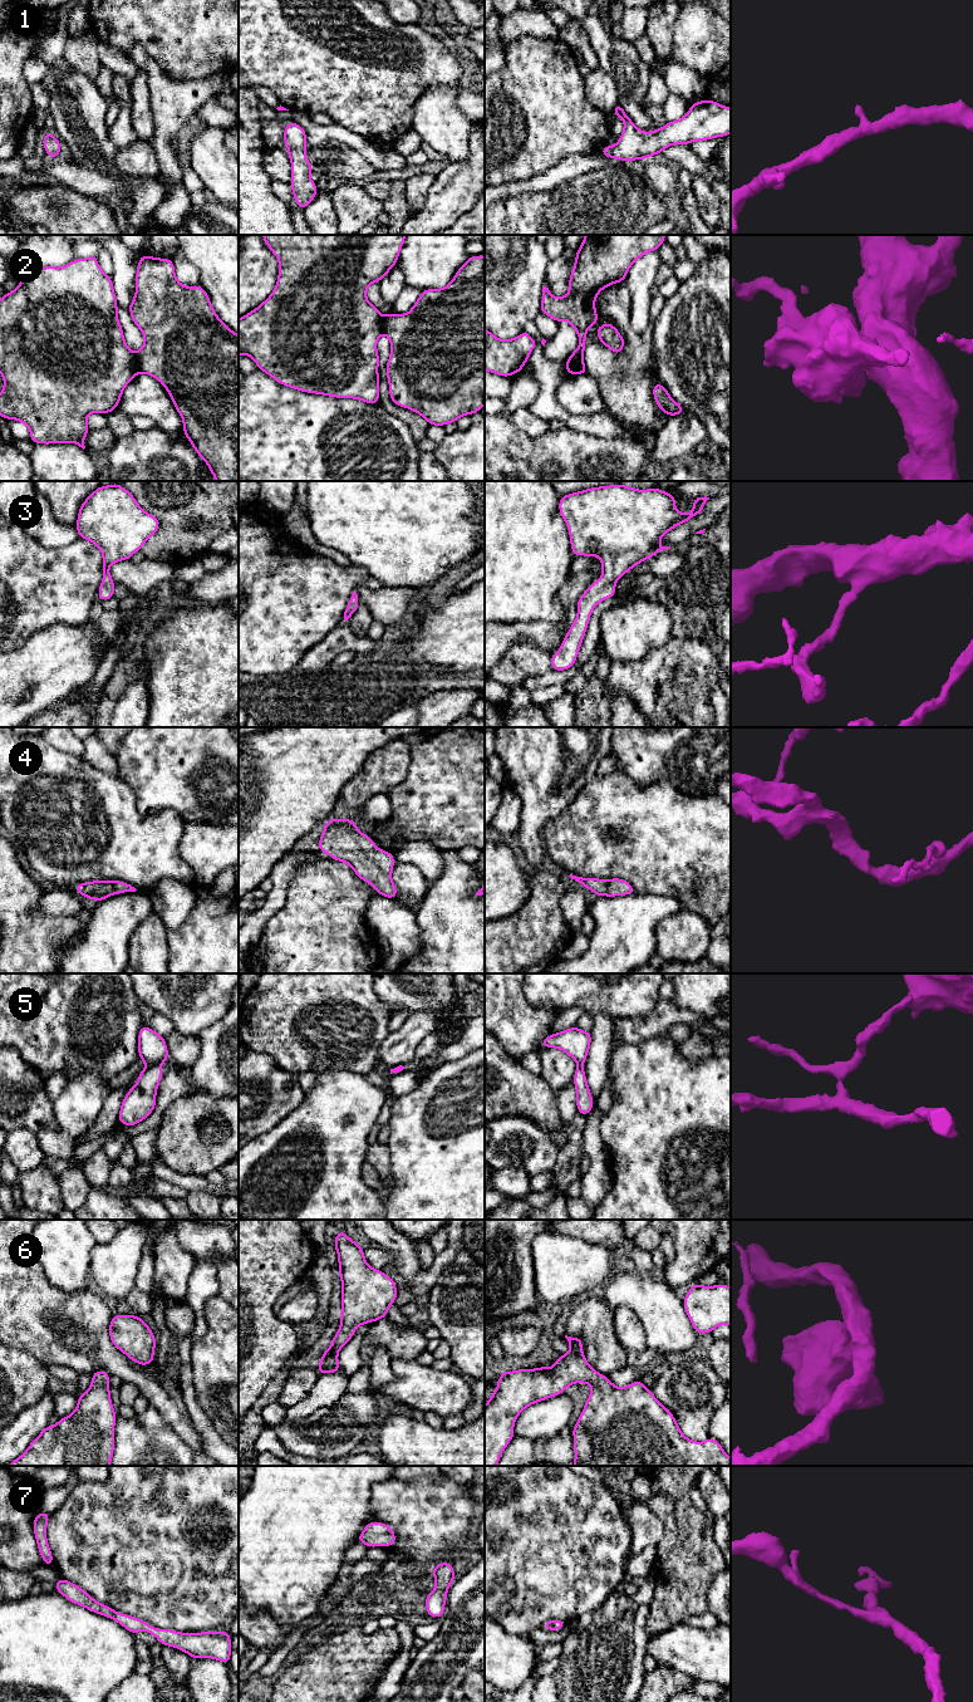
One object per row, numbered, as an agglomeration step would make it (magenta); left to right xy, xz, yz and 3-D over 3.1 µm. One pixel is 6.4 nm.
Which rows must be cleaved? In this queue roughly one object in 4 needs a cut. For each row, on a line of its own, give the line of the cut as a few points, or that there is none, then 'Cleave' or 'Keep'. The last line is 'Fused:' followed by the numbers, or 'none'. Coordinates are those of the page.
1: No split. Keep
2: Split along xy (134, 353), (139, 372). Cleave
3: No split. Keep
4: No split. Keep
5: Split along xy (150, 1064), (157, 1067). Cleave
6: No split. Keep
7: No split. Keep
Fused: 2, 5

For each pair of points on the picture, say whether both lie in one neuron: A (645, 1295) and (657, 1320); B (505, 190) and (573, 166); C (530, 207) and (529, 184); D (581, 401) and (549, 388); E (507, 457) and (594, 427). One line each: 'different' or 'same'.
A: same
B: same
C: different
D: different
E: different

